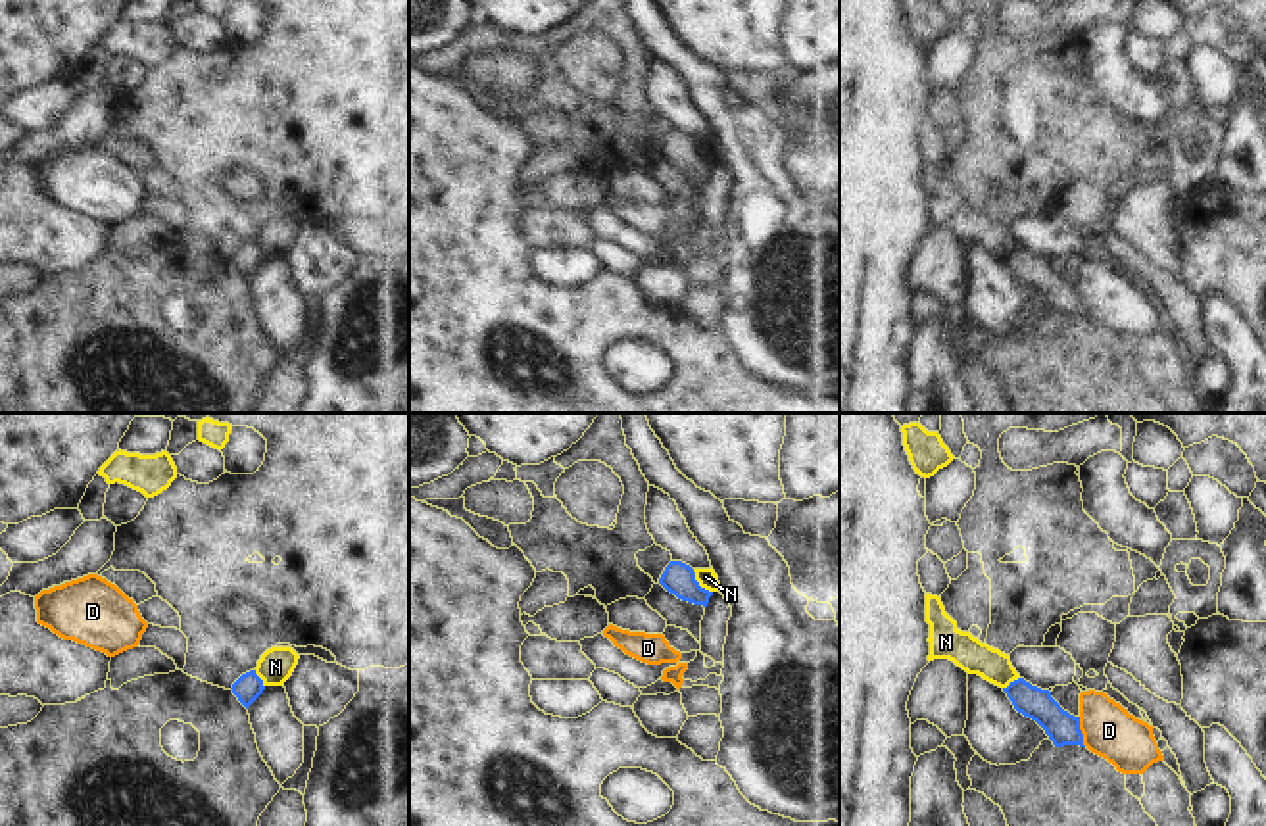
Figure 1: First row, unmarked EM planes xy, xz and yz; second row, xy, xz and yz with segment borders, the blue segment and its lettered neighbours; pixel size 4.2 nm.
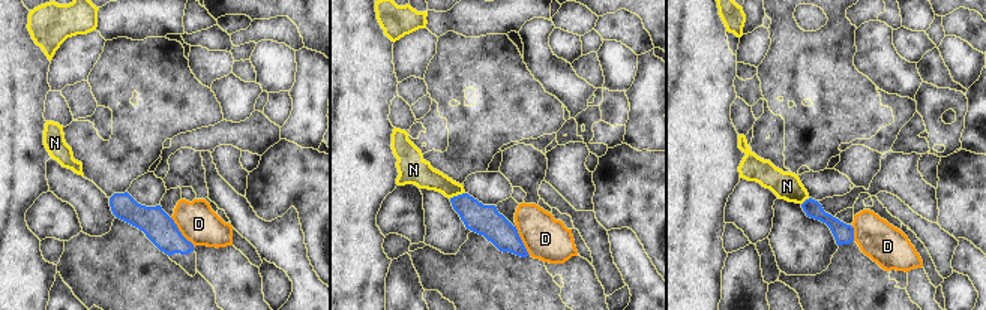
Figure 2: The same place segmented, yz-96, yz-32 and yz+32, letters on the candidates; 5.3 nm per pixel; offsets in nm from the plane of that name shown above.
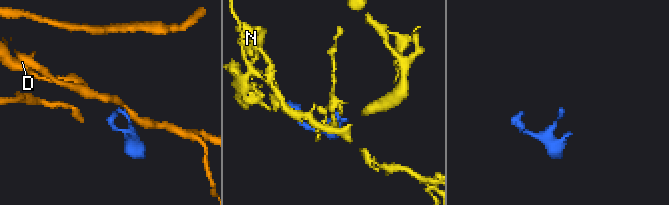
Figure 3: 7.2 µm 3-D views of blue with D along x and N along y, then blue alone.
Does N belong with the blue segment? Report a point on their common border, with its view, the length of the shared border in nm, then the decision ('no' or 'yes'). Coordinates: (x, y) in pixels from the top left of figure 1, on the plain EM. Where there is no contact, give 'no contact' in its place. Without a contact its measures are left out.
meets blue in xz at (698, 152); contact 130 nm long; no

